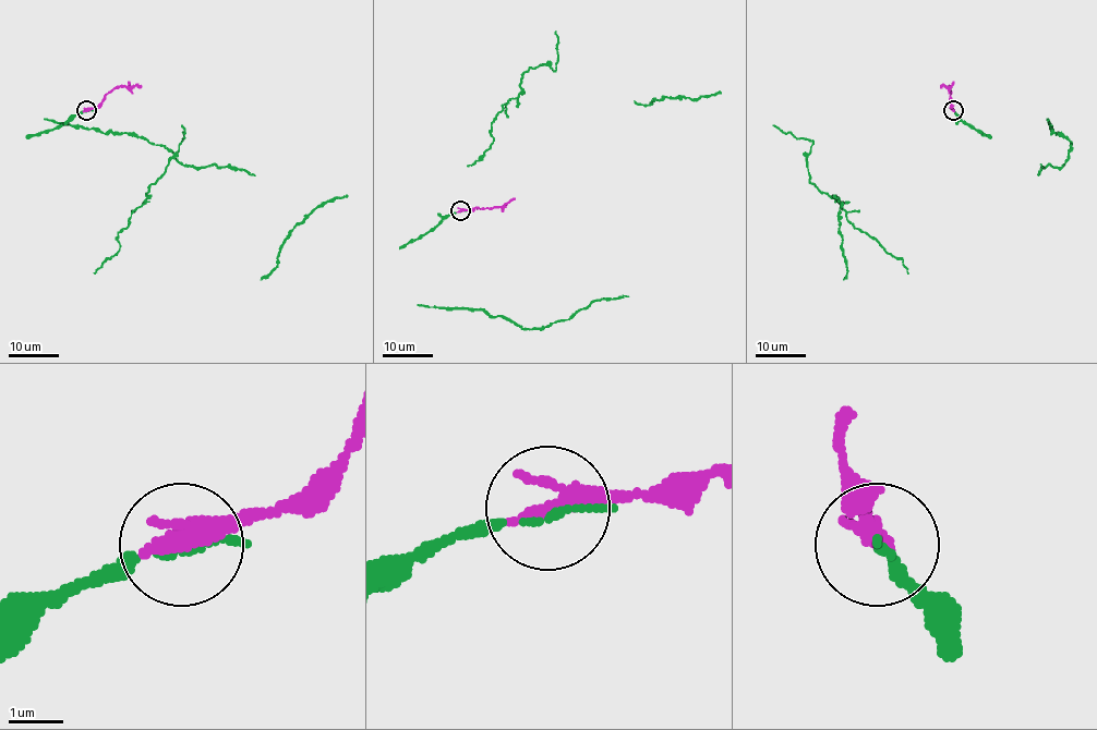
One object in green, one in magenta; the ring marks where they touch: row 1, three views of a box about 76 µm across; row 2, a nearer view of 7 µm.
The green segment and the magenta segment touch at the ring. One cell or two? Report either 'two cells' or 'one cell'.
one cell

